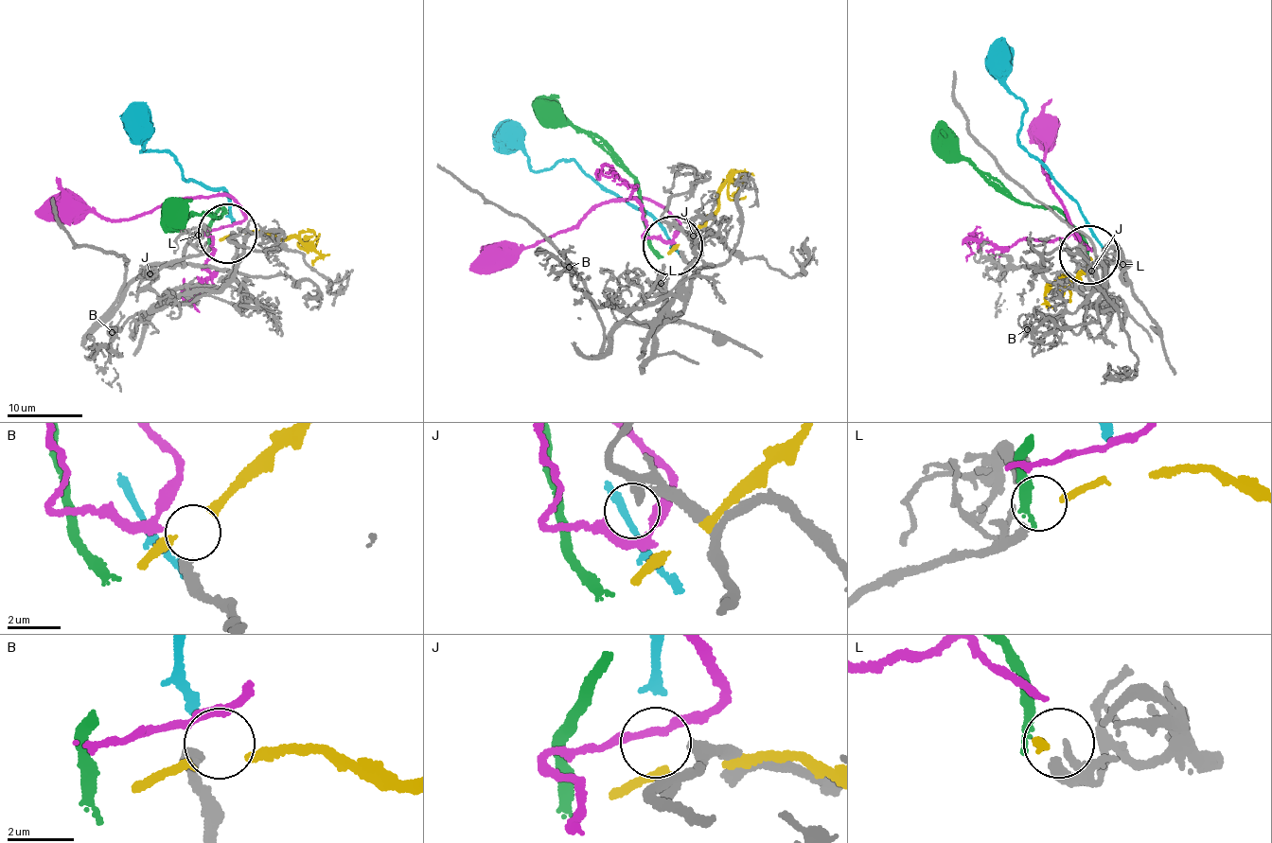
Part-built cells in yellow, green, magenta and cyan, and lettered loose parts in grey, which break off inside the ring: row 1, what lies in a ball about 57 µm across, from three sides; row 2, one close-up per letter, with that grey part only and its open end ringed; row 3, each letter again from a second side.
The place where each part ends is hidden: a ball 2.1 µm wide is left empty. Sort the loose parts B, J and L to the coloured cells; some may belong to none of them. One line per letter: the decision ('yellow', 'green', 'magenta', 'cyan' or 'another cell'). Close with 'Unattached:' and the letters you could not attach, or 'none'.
B: another cell
J: magenta
L: yellow
Unattached: B

